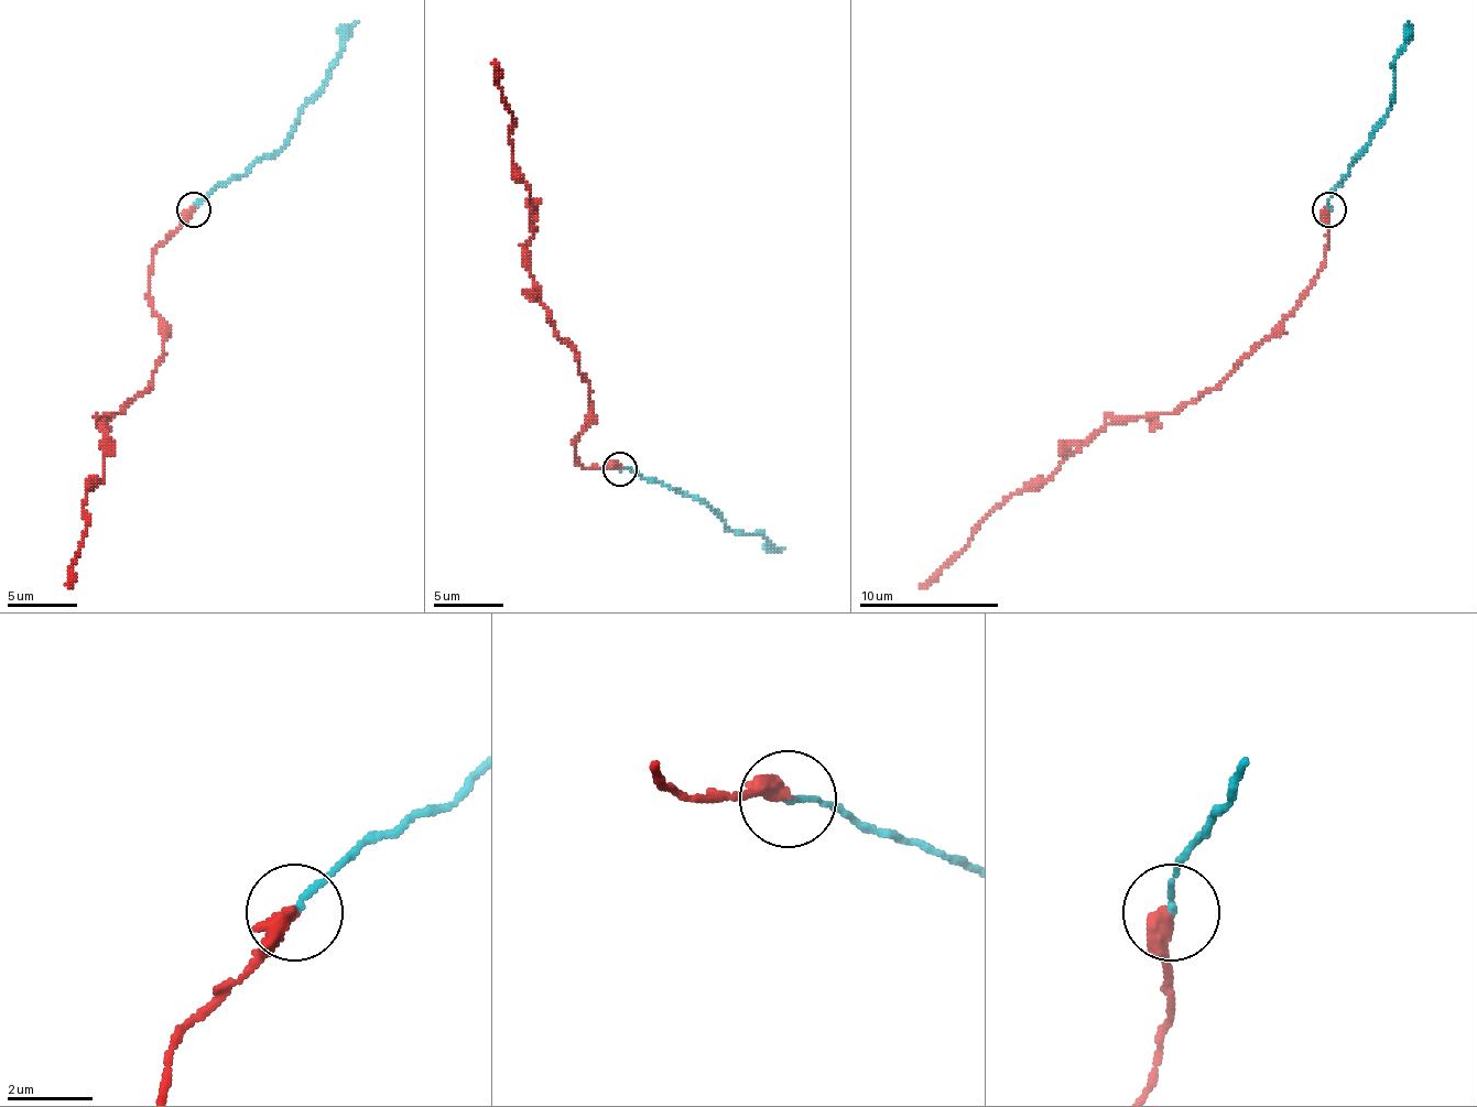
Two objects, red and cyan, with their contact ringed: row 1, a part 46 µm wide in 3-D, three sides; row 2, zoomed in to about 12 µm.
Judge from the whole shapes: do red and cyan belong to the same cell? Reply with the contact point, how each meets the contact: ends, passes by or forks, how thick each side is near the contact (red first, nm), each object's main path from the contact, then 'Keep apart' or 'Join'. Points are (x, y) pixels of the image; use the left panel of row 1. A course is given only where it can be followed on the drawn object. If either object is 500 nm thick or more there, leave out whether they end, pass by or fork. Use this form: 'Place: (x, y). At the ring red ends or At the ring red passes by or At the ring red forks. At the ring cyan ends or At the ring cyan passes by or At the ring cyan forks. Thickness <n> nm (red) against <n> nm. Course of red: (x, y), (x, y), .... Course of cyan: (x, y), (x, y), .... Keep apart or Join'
Place: (193, 209). At the ring red ends. At the ring cyan ends. Thickness 420 nm (red) against 150 nm. Course of red: (194, 210), (152, 256), (163, 360), (152, 384), (100, 423), (104, 476), (86, 494), (68, 587). Course of cyan: (194, 210), (218, 186), (271, 158), (285, 144), (358, 22). Join

